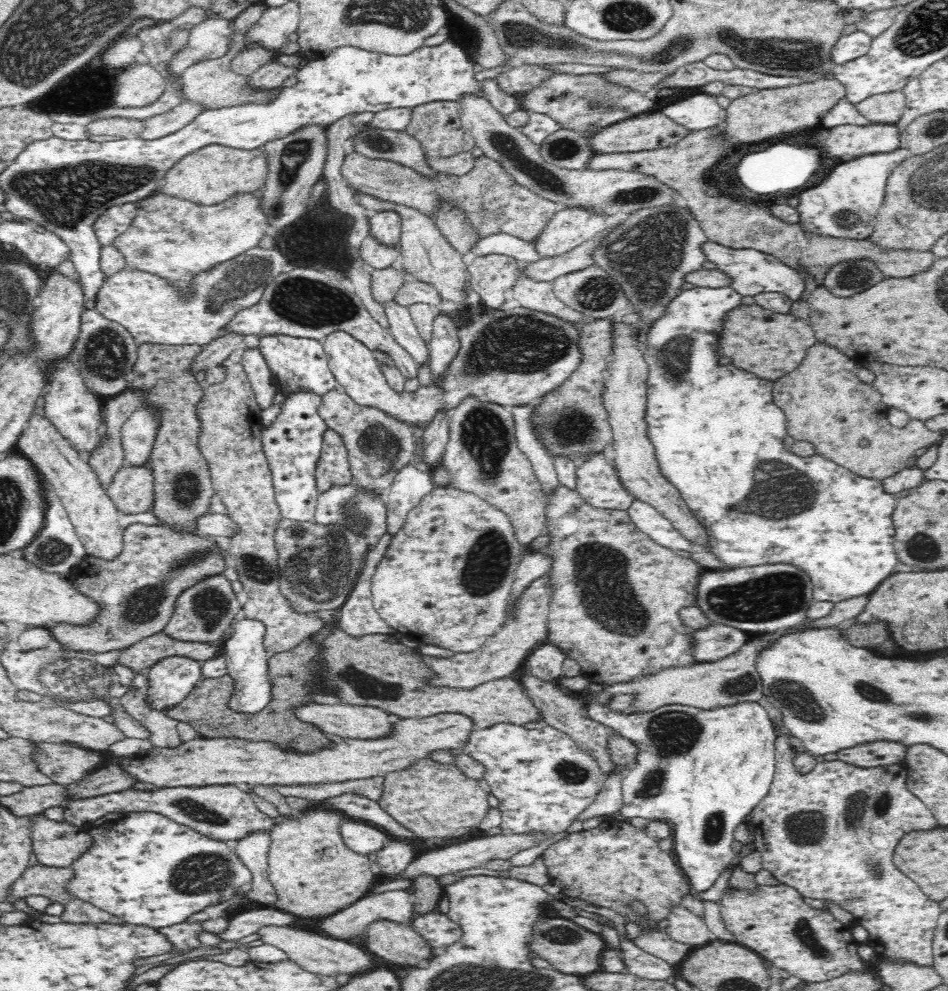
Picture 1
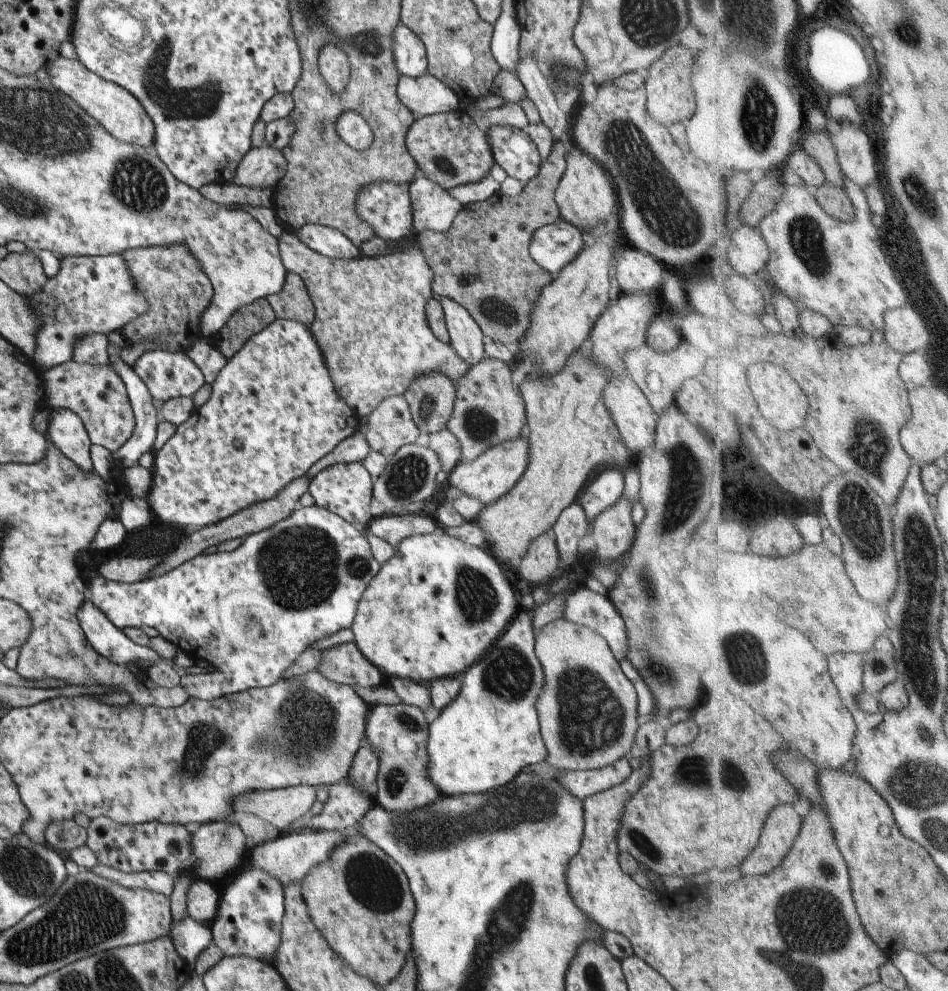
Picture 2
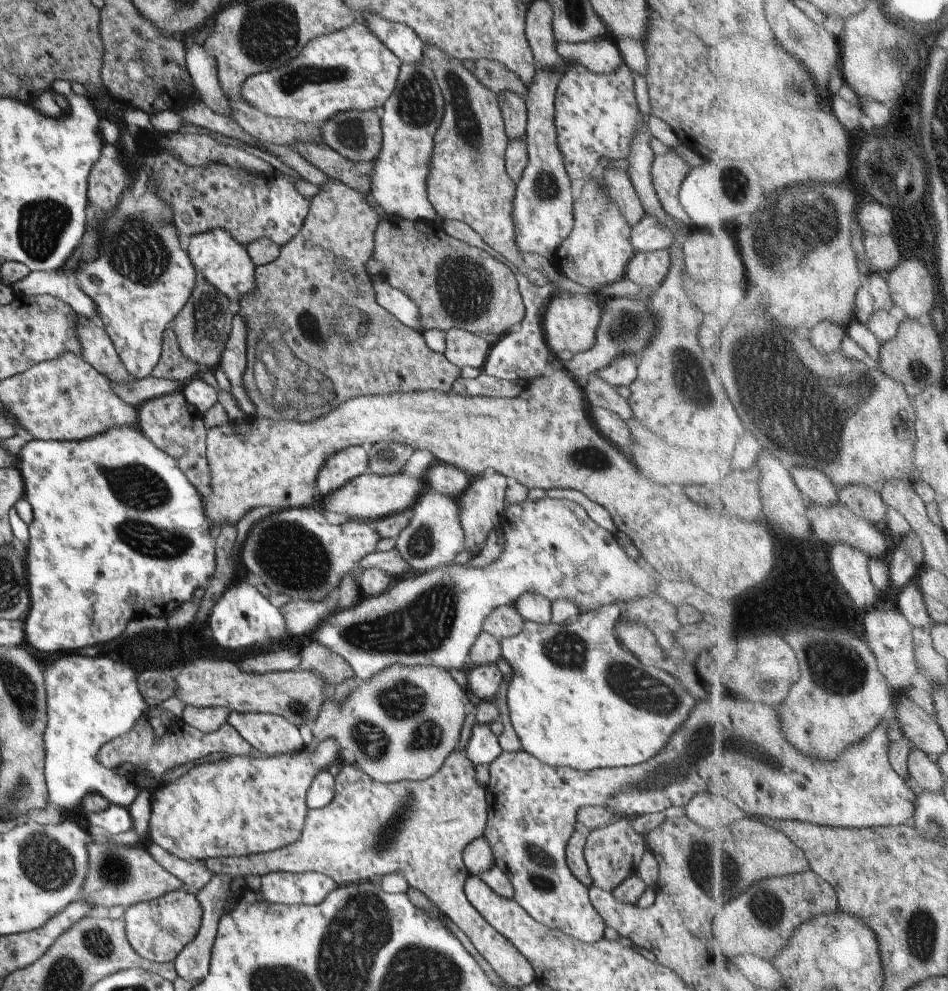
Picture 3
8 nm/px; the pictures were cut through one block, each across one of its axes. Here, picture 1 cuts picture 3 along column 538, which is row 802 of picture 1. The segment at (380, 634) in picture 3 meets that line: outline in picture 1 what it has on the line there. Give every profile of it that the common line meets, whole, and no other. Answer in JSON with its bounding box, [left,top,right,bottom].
[460,722,604,843]

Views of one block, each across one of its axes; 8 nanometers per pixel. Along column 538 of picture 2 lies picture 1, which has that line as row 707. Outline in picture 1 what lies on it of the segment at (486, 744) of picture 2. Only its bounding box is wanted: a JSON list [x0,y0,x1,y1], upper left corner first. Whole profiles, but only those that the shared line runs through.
[587,702,777,892]

